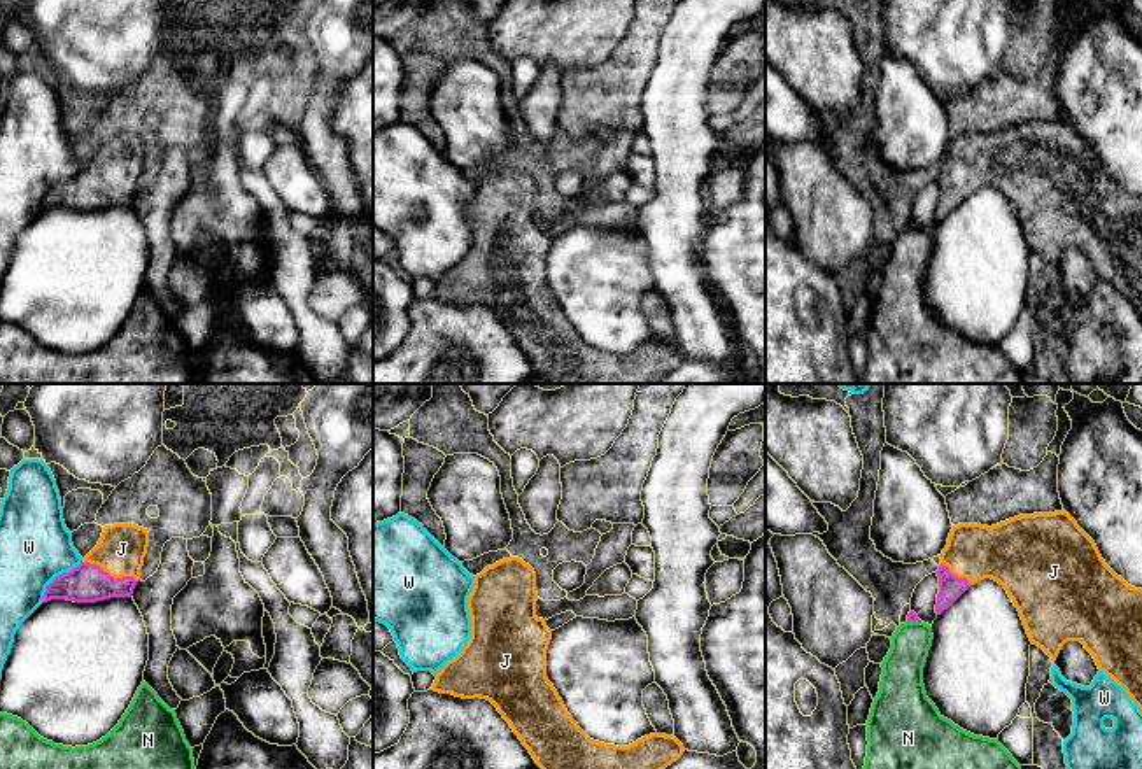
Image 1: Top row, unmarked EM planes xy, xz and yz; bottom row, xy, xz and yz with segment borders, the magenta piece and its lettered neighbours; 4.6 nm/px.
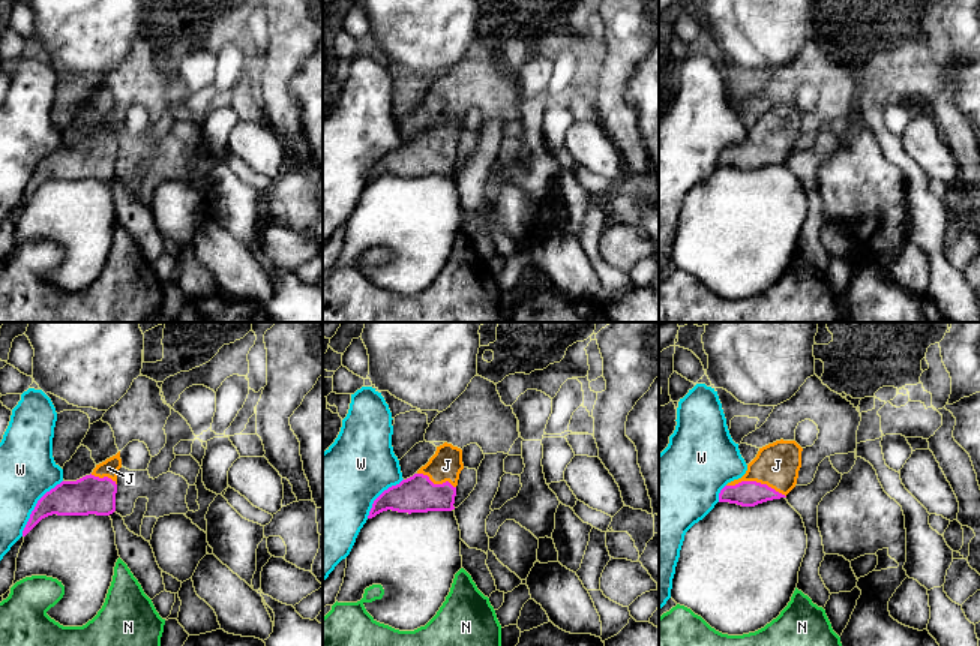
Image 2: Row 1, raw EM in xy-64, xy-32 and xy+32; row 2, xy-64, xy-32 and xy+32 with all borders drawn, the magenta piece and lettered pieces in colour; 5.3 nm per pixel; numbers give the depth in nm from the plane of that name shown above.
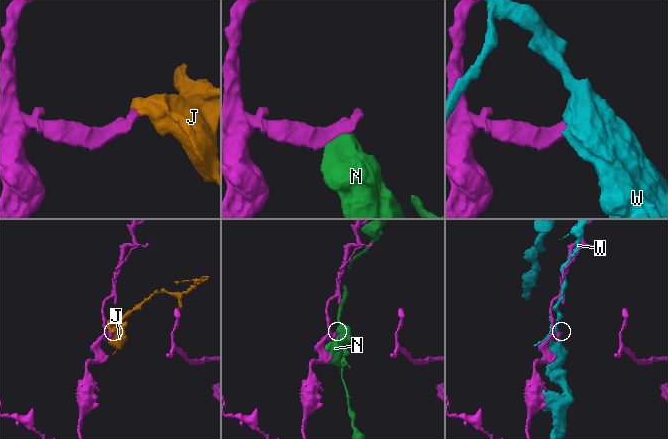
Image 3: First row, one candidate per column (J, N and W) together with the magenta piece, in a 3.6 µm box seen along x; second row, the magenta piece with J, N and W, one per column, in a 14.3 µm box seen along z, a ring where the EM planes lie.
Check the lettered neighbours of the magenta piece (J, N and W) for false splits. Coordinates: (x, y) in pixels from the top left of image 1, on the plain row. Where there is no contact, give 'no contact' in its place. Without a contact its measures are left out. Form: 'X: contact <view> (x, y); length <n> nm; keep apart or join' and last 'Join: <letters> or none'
J: contact xy (109, 183); length 280 nm; join
N: contact yz (915, 228); length 60 nm; keep apart
W: contact xy (56, 184); length 260 nm; keep apart
Join: J

